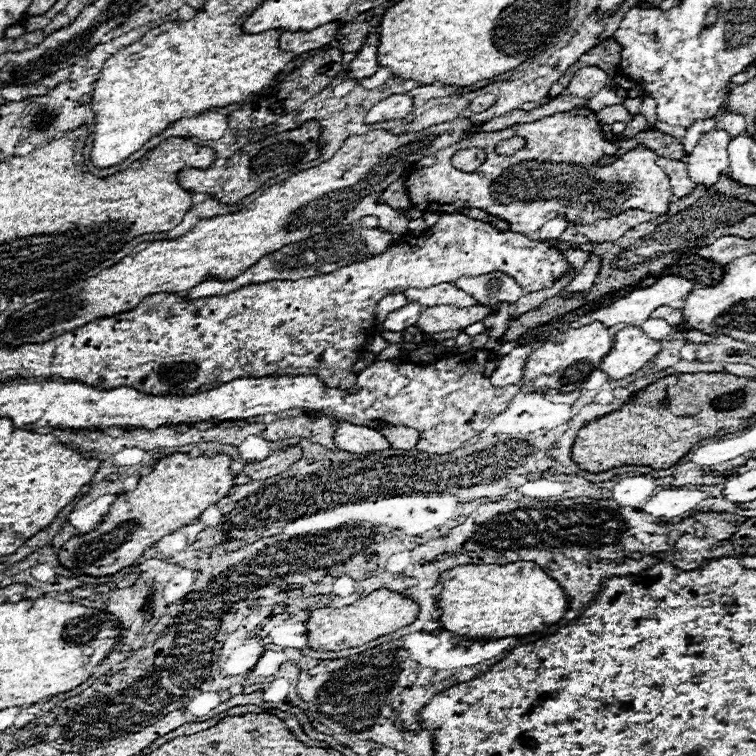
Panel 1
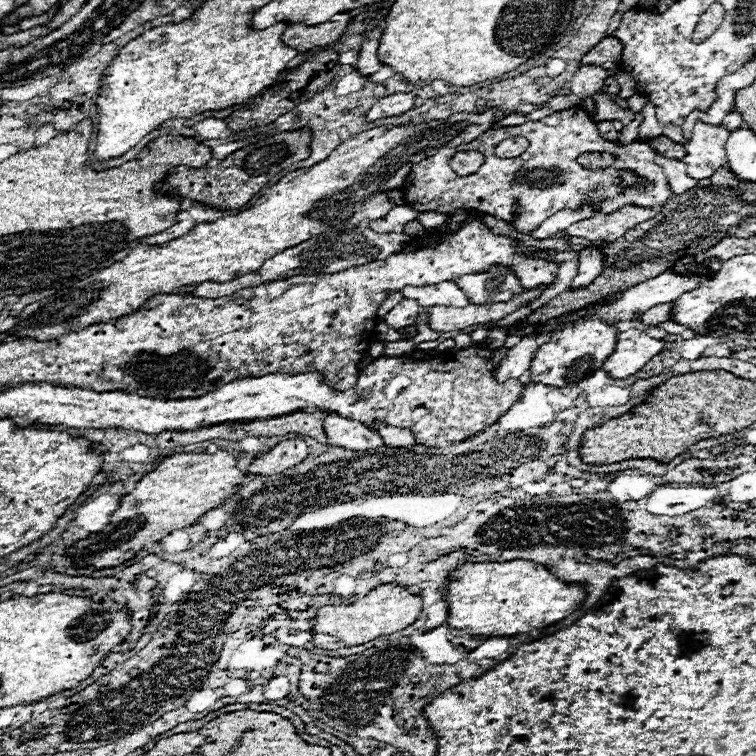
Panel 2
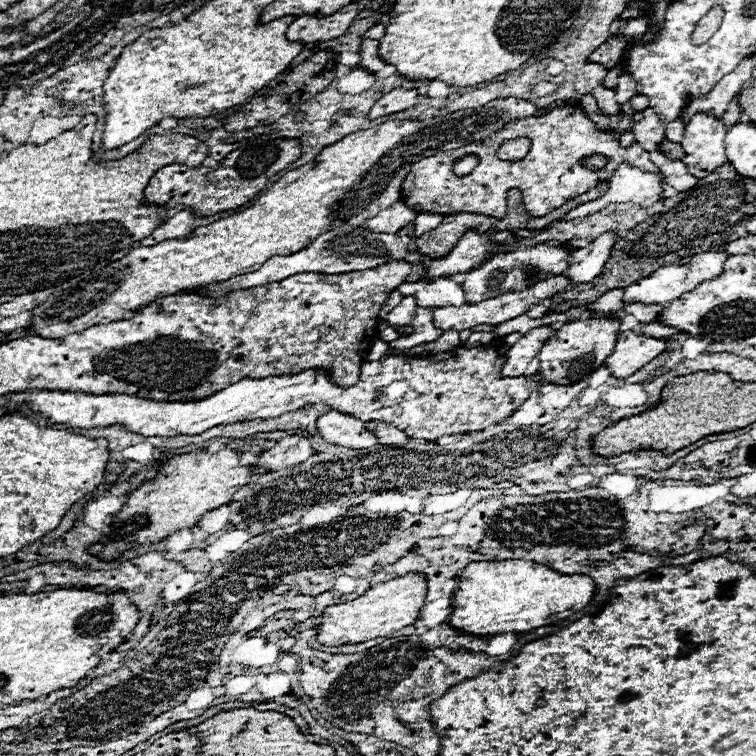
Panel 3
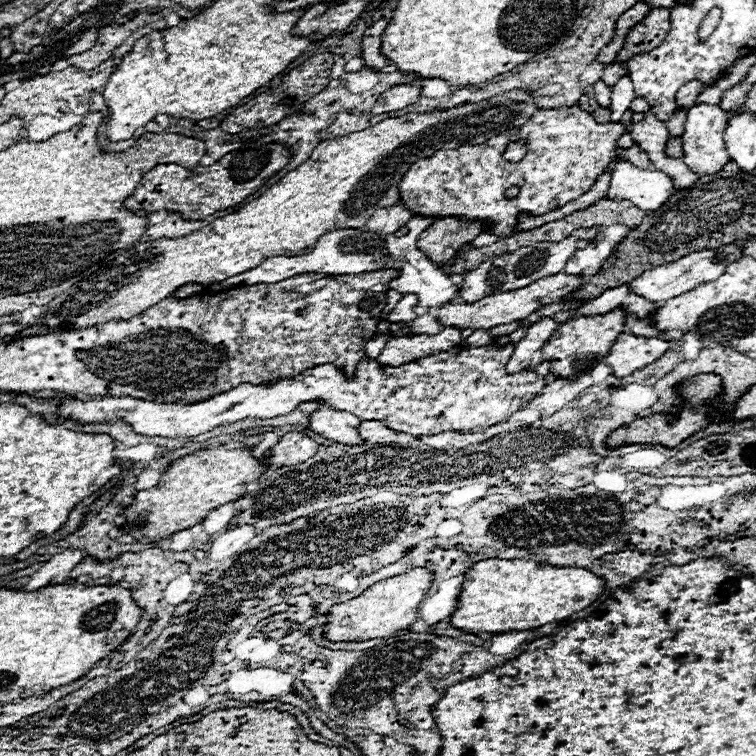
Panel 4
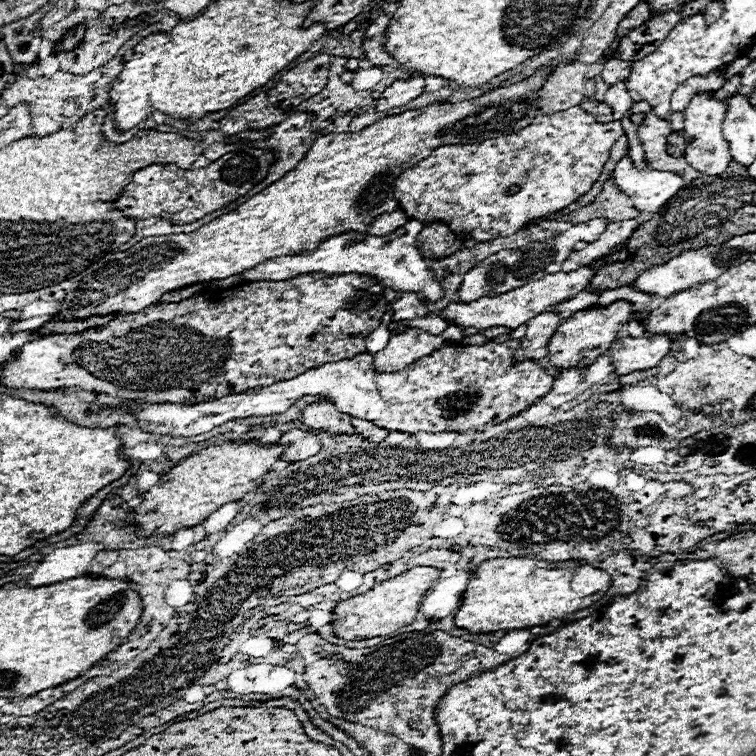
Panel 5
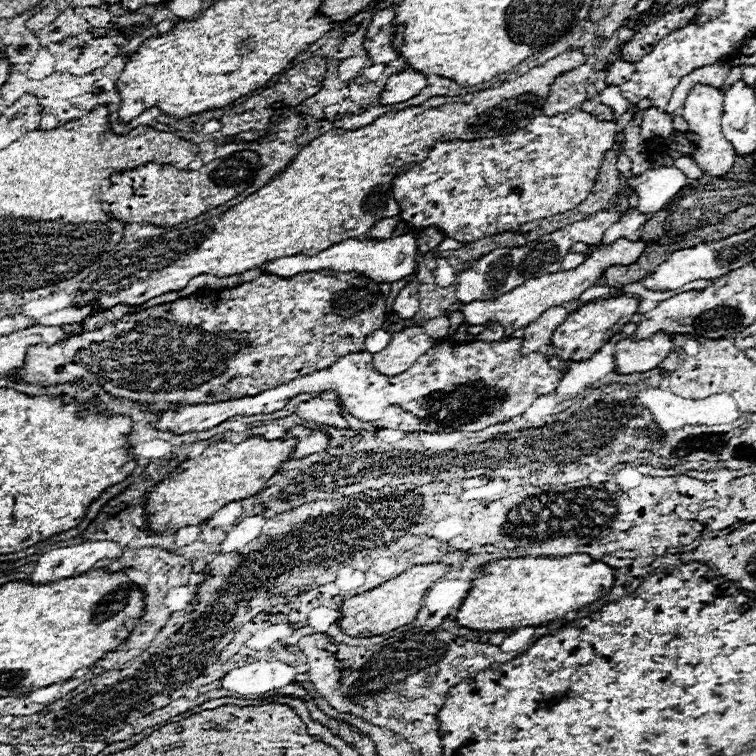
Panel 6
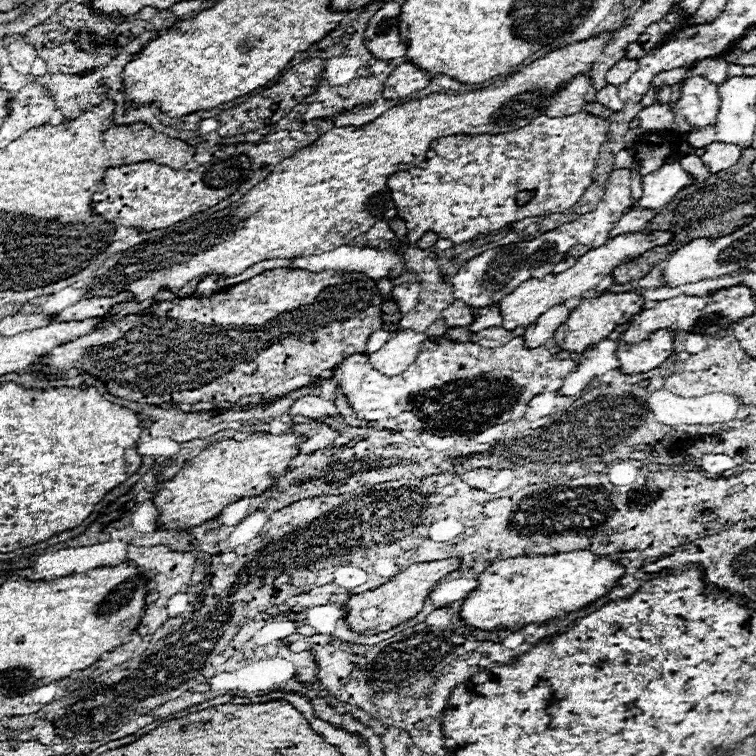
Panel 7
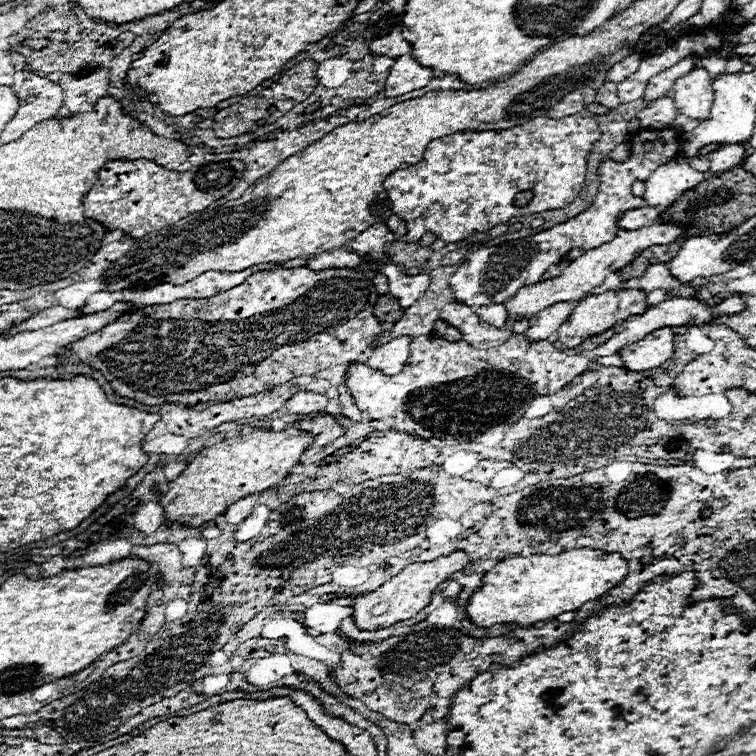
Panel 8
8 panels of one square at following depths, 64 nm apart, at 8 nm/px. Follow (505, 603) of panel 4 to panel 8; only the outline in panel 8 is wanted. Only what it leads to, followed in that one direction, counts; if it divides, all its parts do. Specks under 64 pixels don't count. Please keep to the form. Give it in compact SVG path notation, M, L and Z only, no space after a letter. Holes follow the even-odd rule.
M578 548L564 550L556 556L532 554L500 560L492 570L484 572L482 586L468 598L466 614L472 624L490 628L494 624L532 626L542 620L558 618L564 612L574 612L582 604L604 596L628 574L626 560L602 550Z

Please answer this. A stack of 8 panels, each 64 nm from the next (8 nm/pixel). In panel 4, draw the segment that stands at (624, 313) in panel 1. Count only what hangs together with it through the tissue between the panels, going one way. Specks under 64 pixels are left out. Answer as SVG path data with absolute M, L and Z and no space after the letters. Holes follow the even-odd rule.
M732 242L732 244L728 244L728 246L714 248L714 250L692 252L692 254L688 254L688 256L680 258L680 260L674 260L674 262L670 262L670 264L662 264L662 266L656 266L656 268L644 272L644 274L638 276L634 282L630 282L628 288L630 288L634 294L638 294L638 296L642 296L642 298L646 298L646 300L650 300L650 302L666 302L666 300L670 300L672 296L680 296L680 294L684 294L684 292L688 292L688 290L700 286L702 282L712 282L712 280L716 280L718 276L722 276L724 268L726 268L730 262L740 260L740 256L742 256L742 252L738 250L736 242Z

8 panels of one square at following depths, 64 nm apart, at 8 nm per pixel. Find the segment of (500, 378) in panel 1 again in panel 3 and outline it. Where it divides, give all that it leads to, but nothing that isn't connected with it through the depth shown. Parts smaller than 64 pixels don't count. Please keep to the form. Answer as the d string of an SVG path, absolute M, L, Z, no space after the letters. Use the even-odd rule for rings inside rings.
M550 326L534 328L528 334L524 334L520 338L520 342L510 346L508 354L506 354L506 362L502 366L502 376L522 376L526 372L528 364L532 362L532 358L540 352L546 338L552 336L552 332L554 330Z

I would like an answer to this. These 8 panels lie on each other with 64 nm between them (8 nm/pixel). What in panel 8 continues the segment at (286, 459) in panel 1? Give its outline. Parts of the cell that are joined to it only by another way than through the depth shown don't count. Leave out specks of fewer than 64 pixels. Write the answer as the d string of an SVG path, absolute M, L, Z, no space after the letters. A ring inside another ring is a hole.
M316 414L316 416L310 418L310 420L298 422L296 428L306 430L306 432L310 432L310 434L316 436L316 440L314 440L314 444L310 444L310 448L326 446L326 444L330 444L332 440L336 440L338 436L342 436L342 432L344 432L344 428L334 420L332 414Z

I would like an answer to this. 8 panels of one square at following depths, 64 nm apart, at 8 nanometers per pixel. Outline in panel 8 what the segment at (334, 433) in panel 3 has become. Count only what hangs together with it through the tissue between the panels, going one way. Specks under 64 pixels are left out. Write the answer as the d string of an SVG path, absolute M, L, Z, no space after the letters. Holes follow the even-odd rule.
M300 390L296 392L284 406L284 412L288 414L302 414L302 416L314 416L314 414L320 414L324 412L328 404L328 398L322 396L322 394L316 394L316 392L306 392L306 390Z

